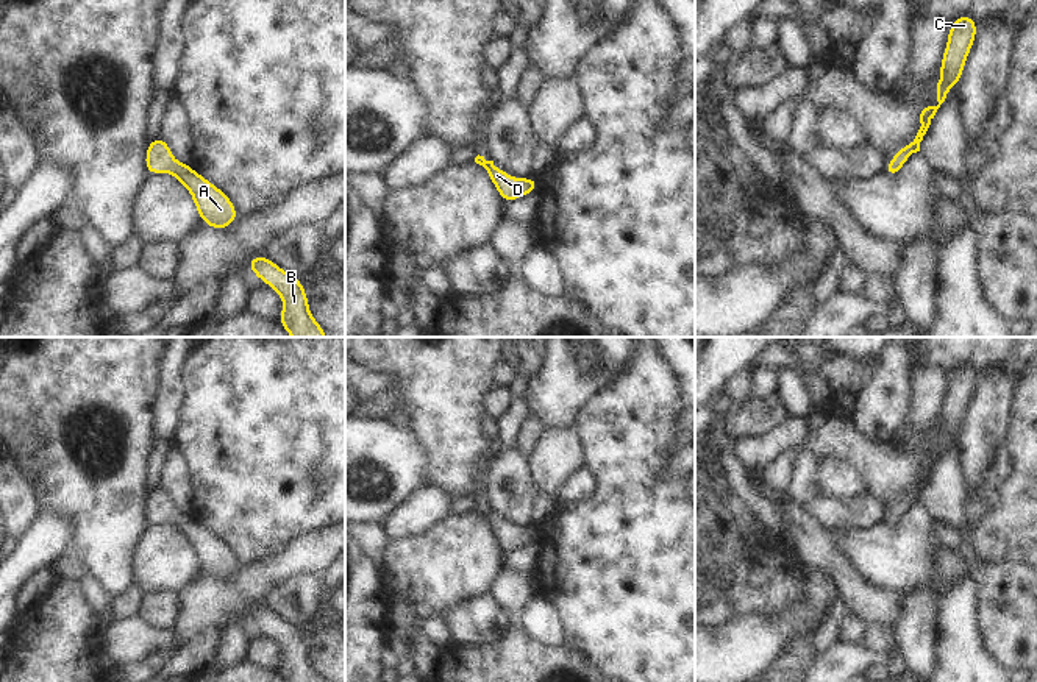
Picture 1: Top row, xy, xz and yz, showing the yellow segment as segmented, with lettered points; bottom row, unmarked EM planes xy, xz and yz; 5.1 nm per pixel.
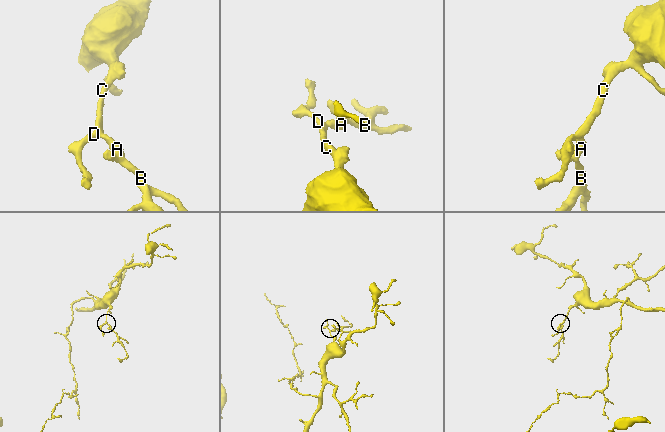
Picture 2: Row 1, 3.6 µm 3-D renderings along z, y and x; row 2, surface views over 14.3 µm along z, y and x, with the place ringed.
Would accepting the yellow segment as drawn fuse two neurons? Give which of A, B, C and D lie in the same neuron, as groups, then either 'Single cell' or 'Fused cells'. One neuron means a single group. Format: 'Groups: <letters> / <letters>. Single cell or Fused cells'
Groups: A B C D. Single cell.

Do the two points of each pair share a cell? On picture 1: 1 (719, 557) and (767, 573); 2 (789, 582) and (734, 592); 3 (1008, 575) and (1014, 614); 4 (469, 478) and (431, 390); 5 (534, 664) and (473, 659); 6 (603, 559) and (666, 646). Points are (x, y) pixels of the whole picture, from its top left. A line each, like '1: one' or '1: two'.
1: two
2: one
3: one
4: one
5: one
6: one

